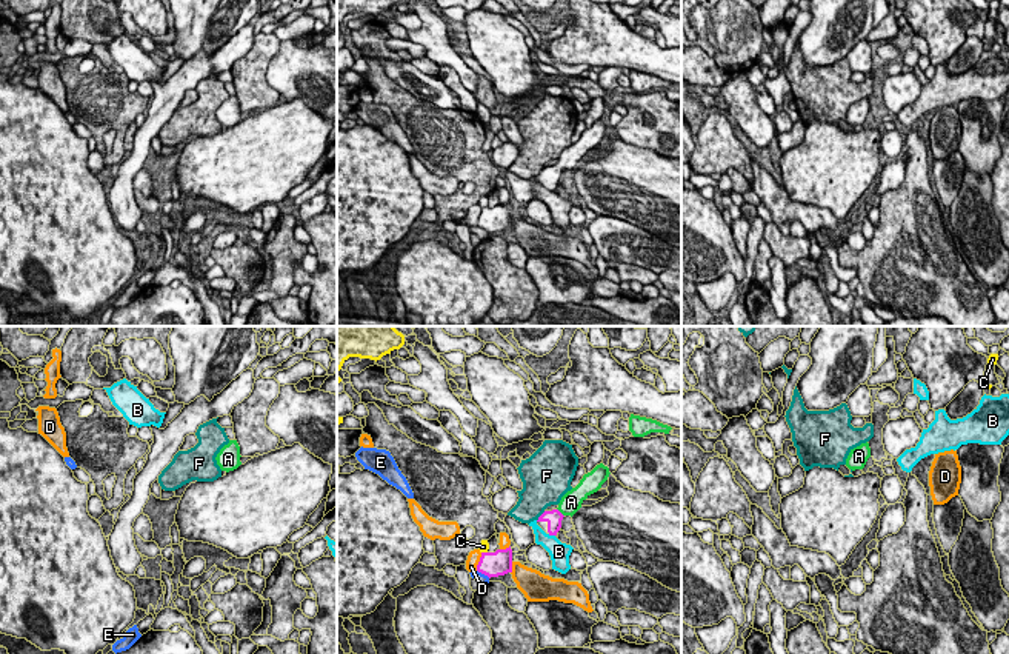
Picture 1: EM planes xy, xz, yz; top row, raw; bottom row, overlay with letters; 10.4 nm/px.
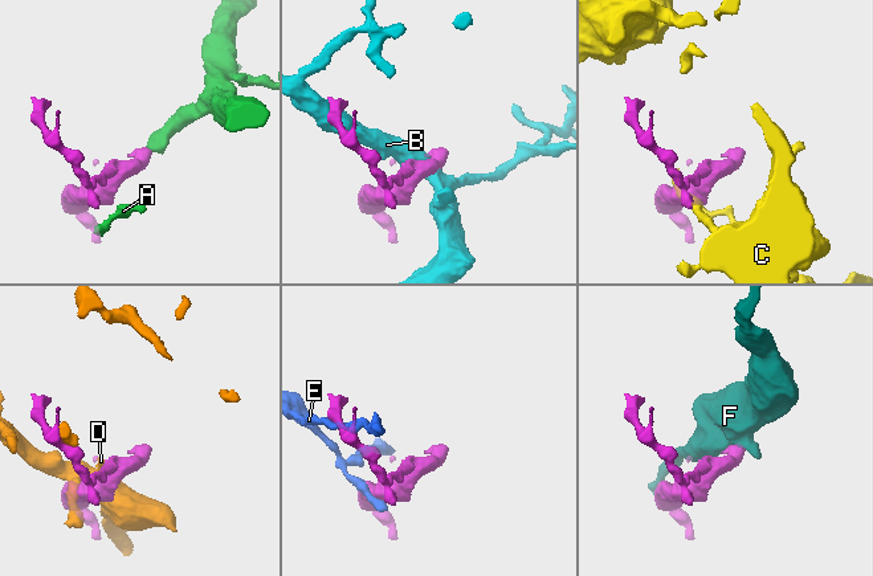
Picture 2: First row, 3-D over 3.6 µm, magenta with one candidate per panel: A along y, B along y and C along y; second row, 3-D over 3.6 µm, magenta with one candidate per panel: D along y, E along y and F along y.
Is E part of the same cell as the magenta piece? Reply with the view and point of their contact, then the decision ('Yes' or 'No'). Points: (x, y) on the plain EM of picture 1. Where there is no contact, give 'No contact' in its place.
Touches magenta at xz (483, 228). No

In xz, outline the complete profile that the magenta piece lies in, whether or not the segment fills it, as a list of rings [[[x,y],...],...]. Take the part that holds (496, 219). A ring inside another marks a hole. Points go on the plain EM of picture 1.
[[[497,205],[495,208],[481,208],[477,226],[491,232],[512,228],[512,205]]]

